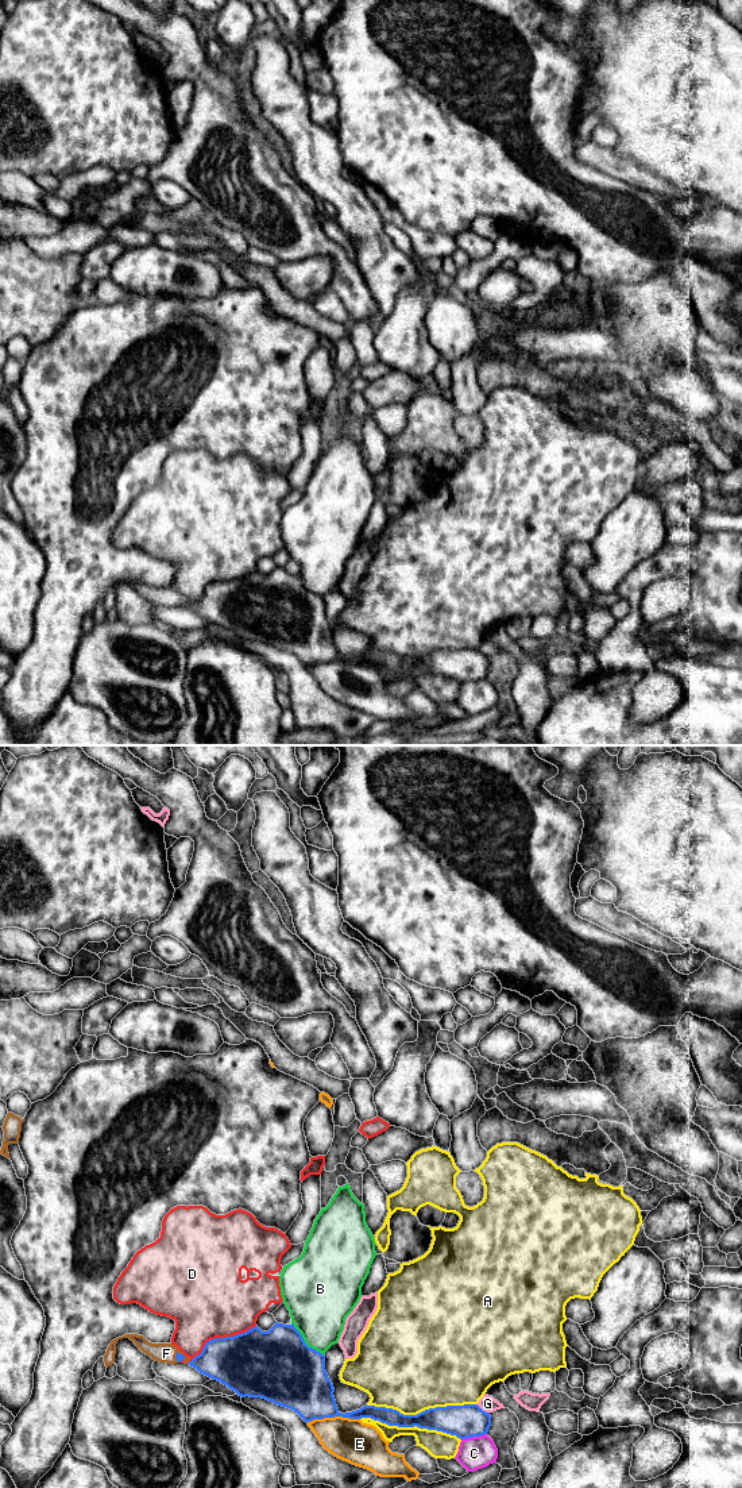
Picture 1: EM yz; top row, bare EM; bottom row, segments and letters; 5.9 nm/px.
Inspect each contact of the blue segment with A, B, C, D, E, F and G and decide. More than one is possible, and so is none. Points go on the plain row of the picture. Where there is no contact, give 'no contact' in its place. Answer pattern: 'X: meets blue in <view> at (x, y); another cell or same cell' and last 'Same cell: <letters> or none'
A: meets blue in yz at (422, 655); another cell
B: meets blue in yz at (304, 585); another cell
C: meets blue in yz at (474, 679); another cell
D: meets blue in yz at (220, 582); another cell
E: meets blue in yz at (332, 660); another cell
F: meets blue in yz at (181, 598); same cell
G: meets blue in yz at (482, 654); another cell
Same cell: F

